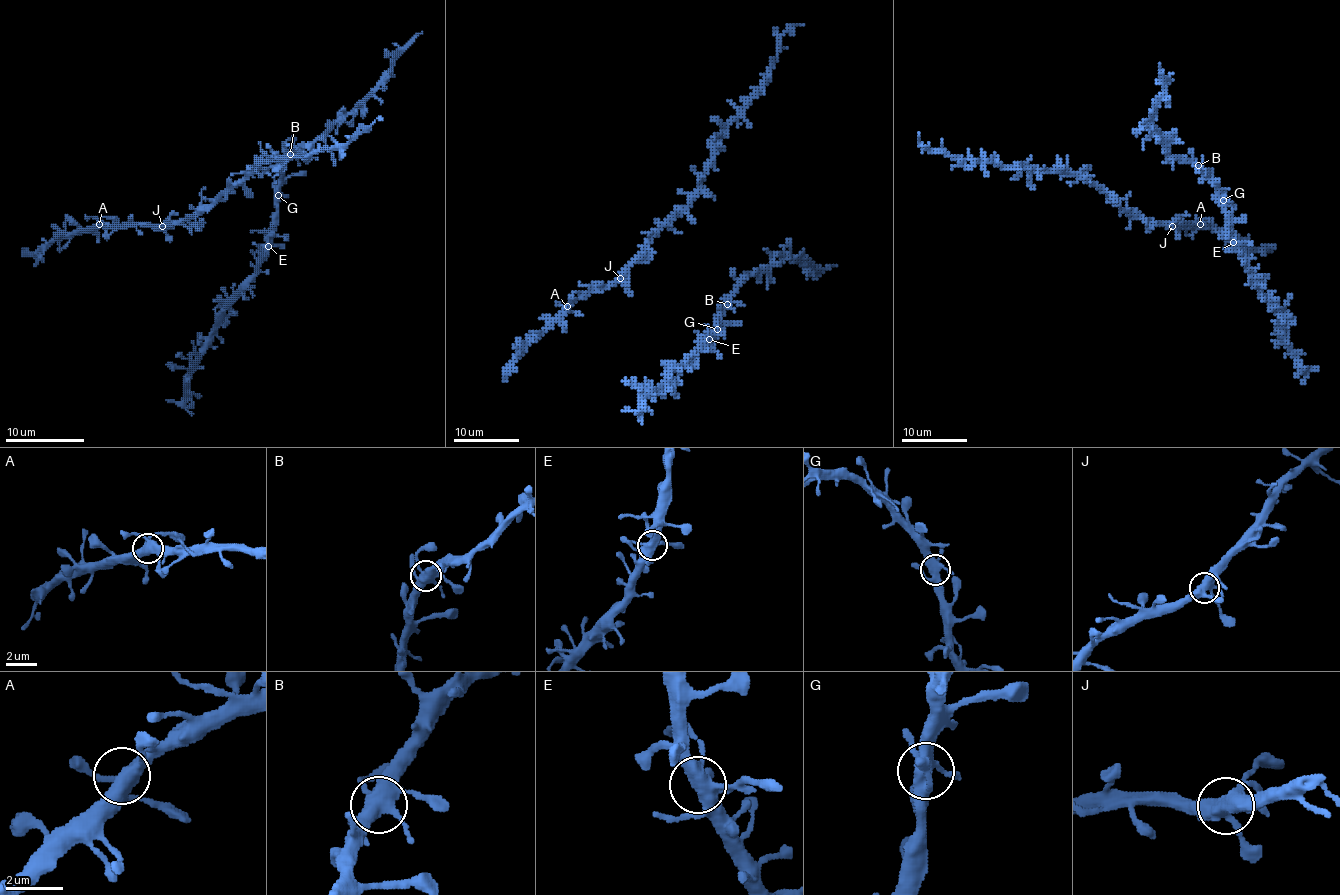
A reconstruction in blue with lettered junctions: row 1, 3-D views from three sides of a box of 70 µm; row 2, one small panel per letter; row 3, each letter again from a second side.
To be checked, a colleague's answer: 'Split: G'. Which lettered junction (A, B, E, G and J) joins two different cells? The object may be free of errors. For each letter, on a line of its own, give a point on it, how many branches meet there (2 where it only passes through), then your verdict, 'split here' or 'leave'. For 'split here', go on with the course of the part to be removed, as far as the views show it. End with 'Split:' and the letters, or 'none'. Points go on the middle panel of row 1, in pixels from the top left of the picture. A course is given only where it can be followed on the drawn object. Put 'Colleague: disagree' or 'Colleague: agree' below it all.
A: place (567, 306); branches 5; leave
B: place (727, 304); branches 6; leave
E: place (709, 339); branches 6; leave
G: place (717, 329); branches 5; leave
J: place (620, 278); branches 6; leave
Split: none
Colleague: disagree

